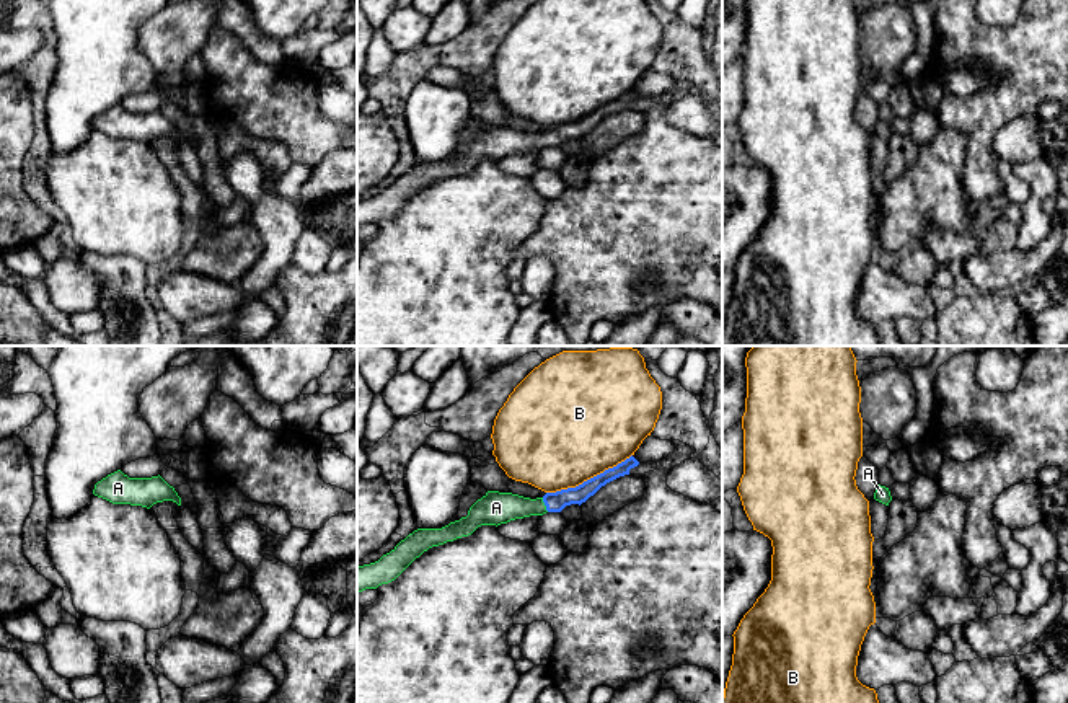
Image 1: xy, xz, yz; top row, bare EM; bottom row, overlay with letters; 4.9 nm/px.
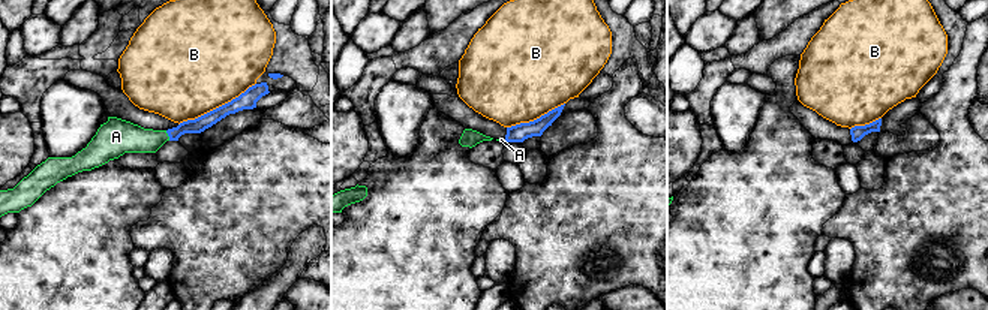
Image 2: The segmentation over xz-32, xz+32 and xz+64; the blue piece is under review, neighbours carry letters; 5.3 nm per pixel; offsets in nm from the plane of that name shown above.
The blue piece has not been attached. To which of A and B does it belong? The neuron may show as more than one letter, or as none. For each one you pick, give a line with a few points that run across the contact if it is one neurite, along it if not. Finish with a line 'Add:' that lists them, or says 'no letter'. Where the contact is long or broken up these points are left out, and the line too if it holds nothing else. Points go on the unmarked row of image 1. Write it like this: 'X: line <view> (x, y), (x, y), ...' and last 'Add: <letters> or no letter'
A: line xz (556, 136), (545, 139), (496, 142)
Add: A

